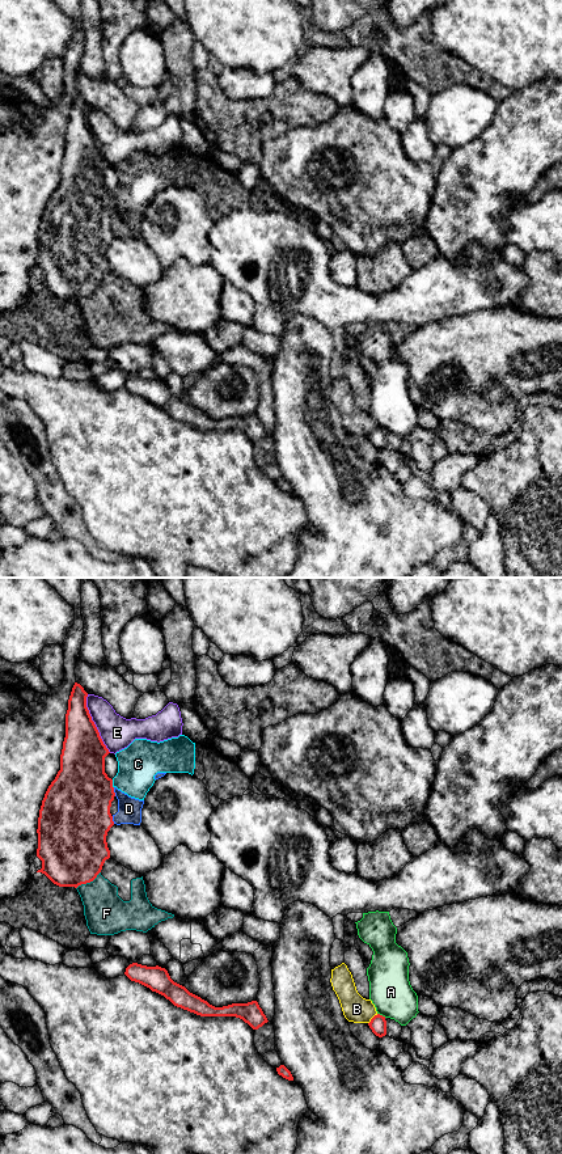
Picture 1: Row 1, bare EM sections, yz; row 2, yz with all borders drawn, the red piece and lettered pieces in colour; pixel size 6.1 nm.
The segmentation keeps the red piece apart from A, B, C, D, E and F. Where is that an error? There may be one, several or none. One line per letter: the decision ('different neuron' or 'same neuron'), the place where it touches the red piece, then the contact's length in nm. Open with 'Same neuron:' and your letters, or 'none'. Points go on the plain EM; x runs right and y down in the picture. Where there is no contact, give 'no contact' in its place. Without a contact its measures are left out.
Same neuron: none
A: different neuron; meets red in yz at (381, 428); contact 60 nm long
B: different neuron; meets red in yz at (372, 431); contact 90 nm long
C: different neuron; meets red in yz at (112, 197); contact 60 nm long
D: different neuron; meets red in yz at (113, 204); contact 60 nm long
E: different neuron; meets red in yz at (93, 136); contact 380 nm long
F: different neuron; meets red in yz at (88, 295); contact 190 nm long

